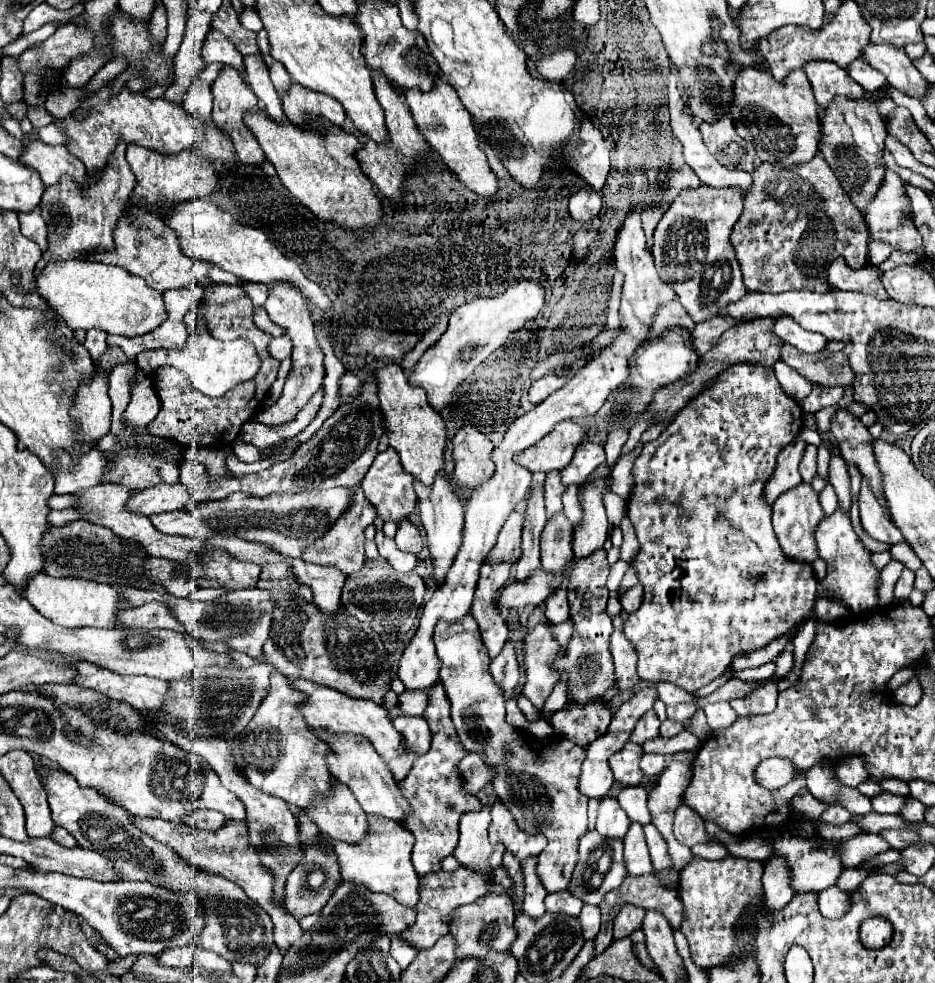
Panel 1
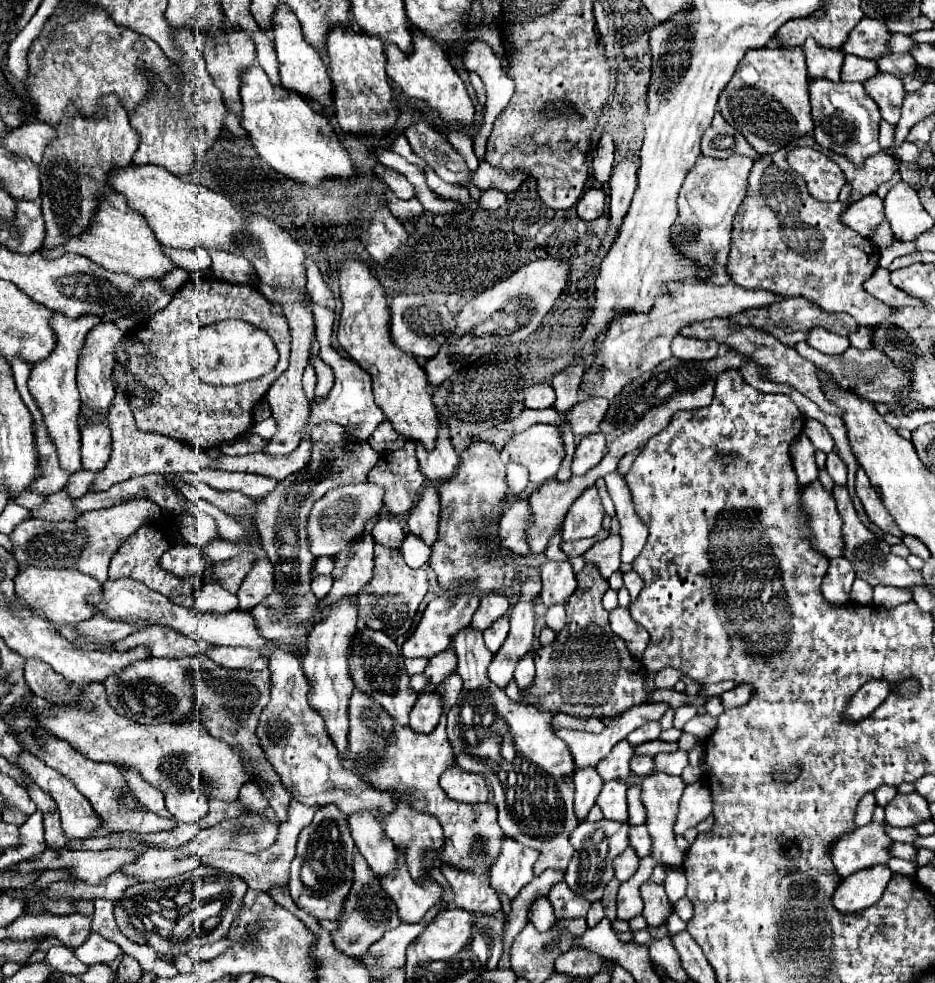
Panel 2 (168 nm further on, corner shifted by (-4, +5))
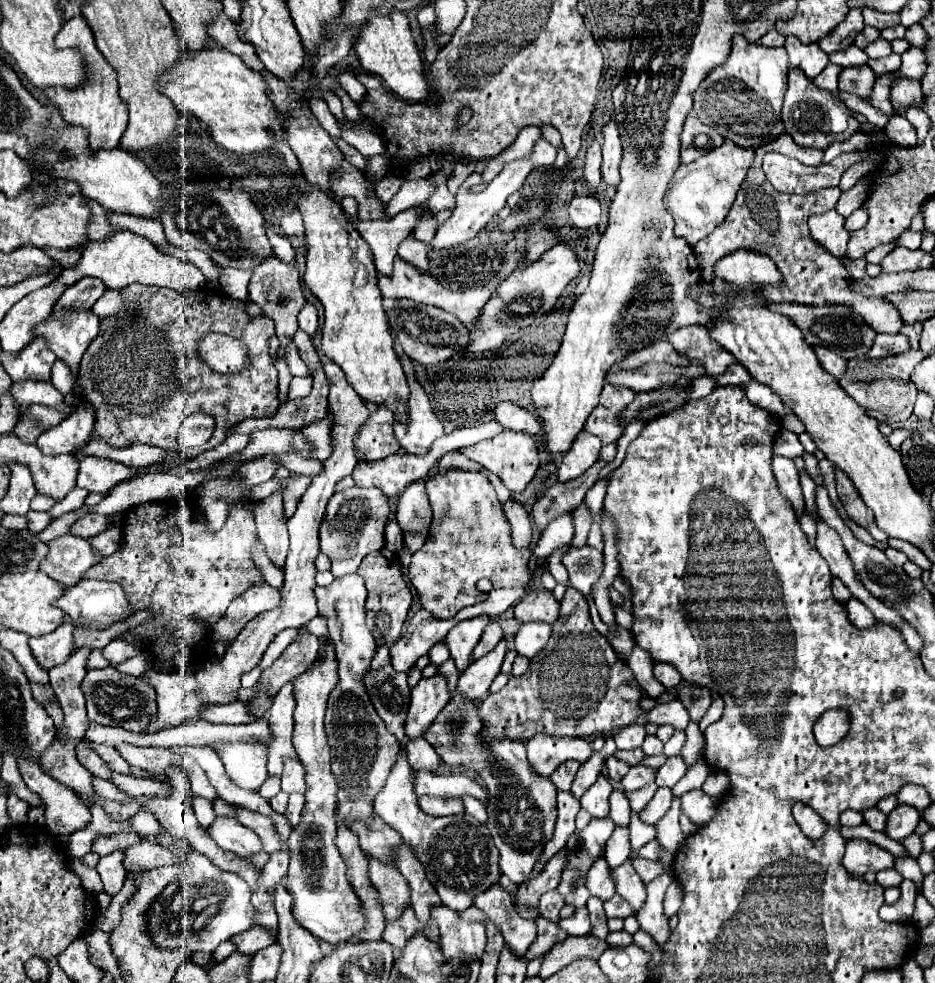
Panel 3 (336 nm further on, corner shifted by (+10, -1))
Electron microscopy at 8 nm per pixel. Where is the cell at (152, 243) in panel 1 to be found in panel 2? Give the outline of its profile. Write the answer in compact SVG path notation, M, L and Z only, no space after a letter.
M109 192L101 196L99 208L93 216L91 228L81 234L71 238L67 244L53 248L53 250L41 250L45 258L61 258L63 254L79 254L85 256L97 264L101 264L107 270L113 272L127 272L139 280L151 278L151 280L161 280L167 272L173 272L177 264L163 252L163 244L155 238L151 226L147 220L133 210L125 198L121 198L119 192Z

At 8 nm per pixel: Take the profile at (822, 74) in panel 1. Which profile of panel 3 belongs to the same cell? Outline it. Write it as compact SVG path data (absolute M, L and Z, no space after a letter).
M787 36L785 40L785 50L789 54L791 66L797 66L805 72L805 76L815 78L829 62L827 54L821 52L817 44L803 44L795 36Z

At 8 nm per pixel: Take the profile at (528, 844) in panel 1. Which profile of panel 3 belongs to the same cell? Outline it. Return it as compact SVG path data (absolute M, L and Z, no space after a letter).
M499 884L493 886L493 892L479 894L474 900L474 905L487 916L489 922L493 922L505 940L505 946L515 956L525 956L529 946L533 944L537 930L535 920L525 920L513 910L511 896L505 892Z

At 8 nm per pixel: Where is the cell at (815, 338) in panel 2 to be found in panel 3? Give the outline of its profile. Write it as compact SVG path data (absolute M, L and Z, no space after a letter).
M817 346L815 352L817 352L817 356L819 356L821 366L823 366L827 372L831 372L835 378L841 378L841 376L847 372L847 360L843 360L843 358L837 356L835 352L831 352L829 348Z

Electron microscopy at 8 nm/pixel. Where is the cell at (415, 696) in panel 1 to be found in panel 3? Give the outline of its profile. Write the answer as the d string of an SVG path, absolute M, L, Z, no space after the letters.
M437 642L431 650L429 650L429 658L433 664L443 664L445 660L449 660L449 650L445 646L445 642Z

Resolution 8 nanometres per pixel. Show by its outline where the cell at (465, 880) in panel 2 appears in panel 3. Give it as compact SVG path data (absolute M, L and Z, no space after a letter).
M435 906L431 916L437 920L447 960L459 956L467 956L467 960L481 960L487 944L483 922L463 922L457 912L447 906Z

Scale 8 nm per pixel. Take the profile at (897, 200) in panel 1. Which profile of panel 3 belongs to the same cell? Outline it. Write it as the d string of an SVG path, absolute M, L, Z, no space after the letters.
M835 210L809 218L811 238L837 258L845 254L845 248L849 242L849 232L843 228L843 222L845 218Z

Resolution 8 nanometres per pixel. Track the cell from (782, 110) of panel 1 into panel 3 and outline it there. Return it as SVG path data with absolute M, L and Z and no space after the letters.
M735 34L731 44L731 54L725 64L713 68L693 94L693 110L703 124L715 128L723 138L735 140L739 146L757 148L785 132L781 106L787 88L789 58L783 46L769 48L747 42L741 34Z

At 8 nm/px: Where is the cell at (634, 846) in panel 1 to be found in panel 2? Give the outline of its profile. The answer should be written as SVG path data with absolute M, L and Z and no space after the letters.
M629 846L619 858L615 858L613 868L615 868L615 878L619 882L625 882L625 880L629 880L637 872L637 868L639 868L639 856Z

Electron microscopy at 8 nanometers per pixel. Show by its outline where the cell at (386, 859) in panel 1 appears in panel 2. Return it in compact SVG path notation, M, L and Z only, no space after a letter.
M399 850L399 870L395 870L395 874L391 874L391 878L379 878L381 880L381 886L383 890L391 896L391 900L397 904L397 910L399 910L399 918L401 922L407 922L407 924L415 924L415 922L421 922L425 912L435 906L441 898L441 886L435 882L435 880L429 880L423 882L423 886L419 886L419 882L415 882L411 878L411 874L407 874L407 864L403 862L403 850Z

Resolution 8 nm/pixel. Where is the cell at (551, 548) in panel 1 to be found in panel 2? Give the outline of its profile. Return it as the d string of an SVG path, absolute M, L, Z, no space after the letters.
M547 560L541 566L541 578L543 578L541 602L545 606L565 602L577 588L575 572L573 572L573 566L569 560L565 560L565 562Z

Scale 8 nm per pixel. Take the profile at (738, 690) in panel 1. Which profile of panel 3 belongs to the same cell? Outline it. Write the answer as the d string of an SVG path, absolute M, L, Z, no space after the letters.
M569 588L545 650L531 660L523 676L509 678L505 688L479 704L479 720L483 722L479 738L489 744L489 740L503 738L525 742L535 734L573 738L587 738L595 732L609 734L637 722L641 698L643 690L631 668L595 630L585 596Z

